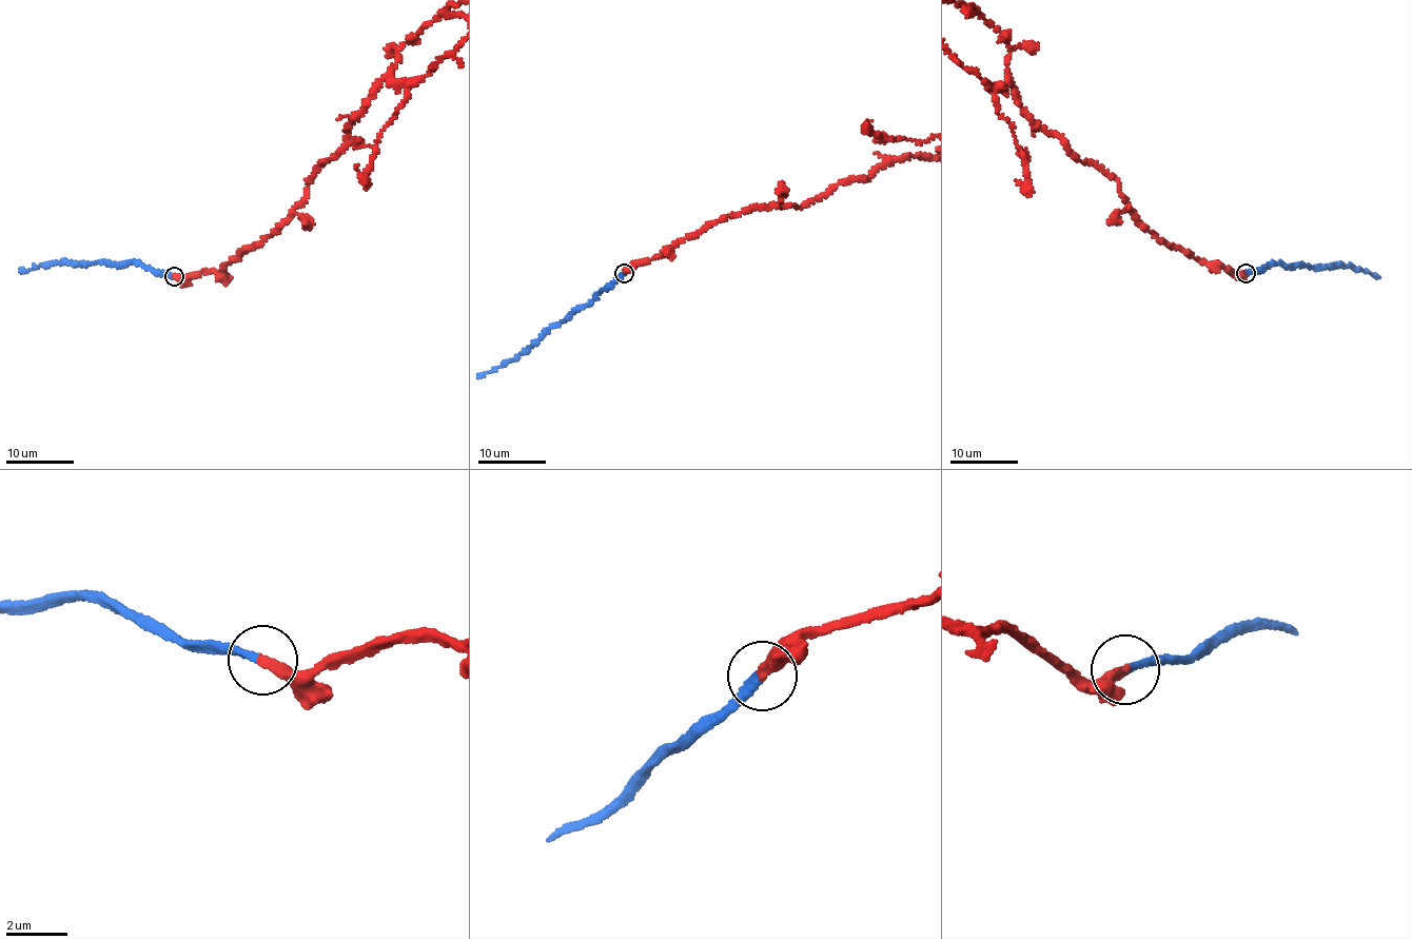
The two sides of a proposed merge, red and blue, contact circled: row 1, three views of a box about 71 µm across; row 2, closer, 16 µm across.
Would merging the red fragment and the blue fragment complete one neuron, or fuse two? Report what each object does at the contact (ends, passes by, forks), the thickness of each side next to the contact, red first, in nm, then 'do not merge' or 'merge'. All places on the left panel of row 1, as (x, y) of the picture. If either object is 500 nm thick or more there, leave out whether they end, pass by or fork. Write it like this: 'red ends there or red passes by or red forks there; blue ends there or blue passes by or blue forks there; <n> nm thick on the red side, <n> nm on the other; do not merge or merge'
red ends there; blue ends there; 320 nm thick on the red side, 280 nm on the other; merge

